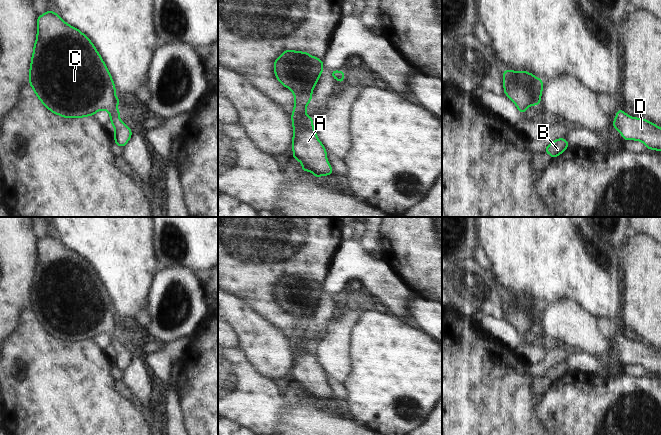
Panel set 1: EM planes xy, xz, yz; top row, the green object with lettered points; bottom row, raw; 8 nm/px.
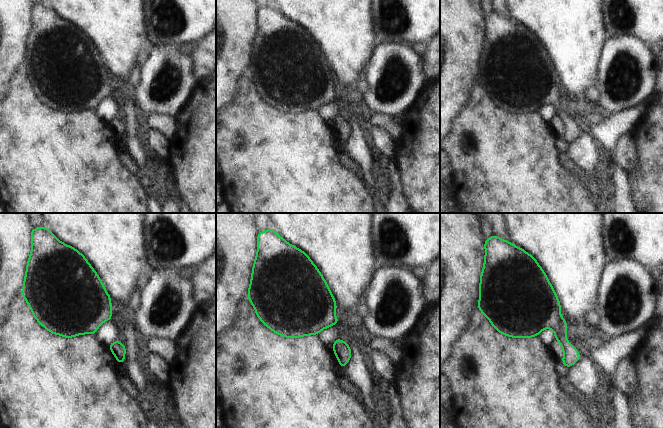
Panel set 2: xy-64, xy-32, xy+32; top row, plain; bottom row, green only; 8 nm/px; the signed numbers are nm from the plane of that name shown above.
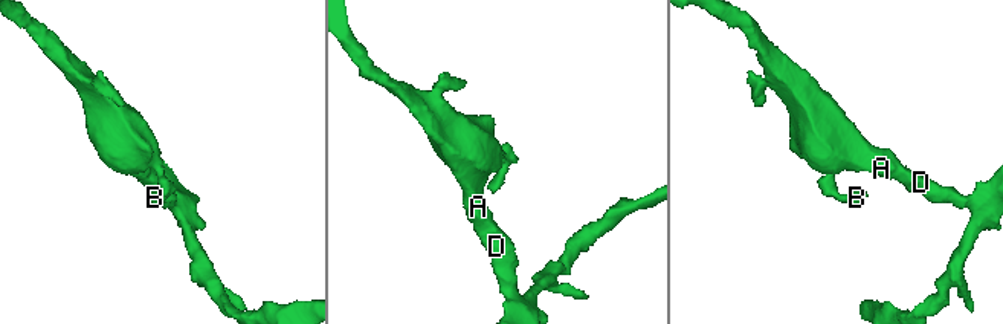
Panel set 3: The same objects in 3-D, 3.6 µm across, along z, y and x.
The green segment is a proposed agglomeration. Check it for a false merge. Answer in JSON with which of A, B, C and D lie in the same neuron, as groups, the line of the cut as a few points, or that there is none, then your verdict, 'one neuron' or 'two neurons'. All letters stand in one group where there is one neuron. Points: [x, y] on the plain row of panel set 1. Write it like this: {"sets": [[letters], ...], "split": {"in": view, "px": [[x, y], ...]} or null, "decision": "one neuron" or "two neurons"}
{"sets": [["A", "B", "C", "D"]], "split": null, "decision": "one neuron"}

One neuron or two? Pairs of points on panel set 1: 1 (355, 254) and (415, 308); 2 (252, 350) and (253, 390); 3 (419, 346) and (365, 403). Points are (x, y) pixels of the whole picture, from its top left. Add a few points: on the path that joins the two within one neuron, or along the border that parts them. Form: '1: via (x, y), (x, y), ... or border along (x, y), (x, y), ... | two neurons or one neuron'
1: border along (415, 297), (408, 305), (408, 310), (416, 326) | two neurons
2: border along (239, 348), (245, 358), (261, 374), (272, 379) | two neurons
3: via (405, 360), (401, 367), (379, 389) | one neuron

